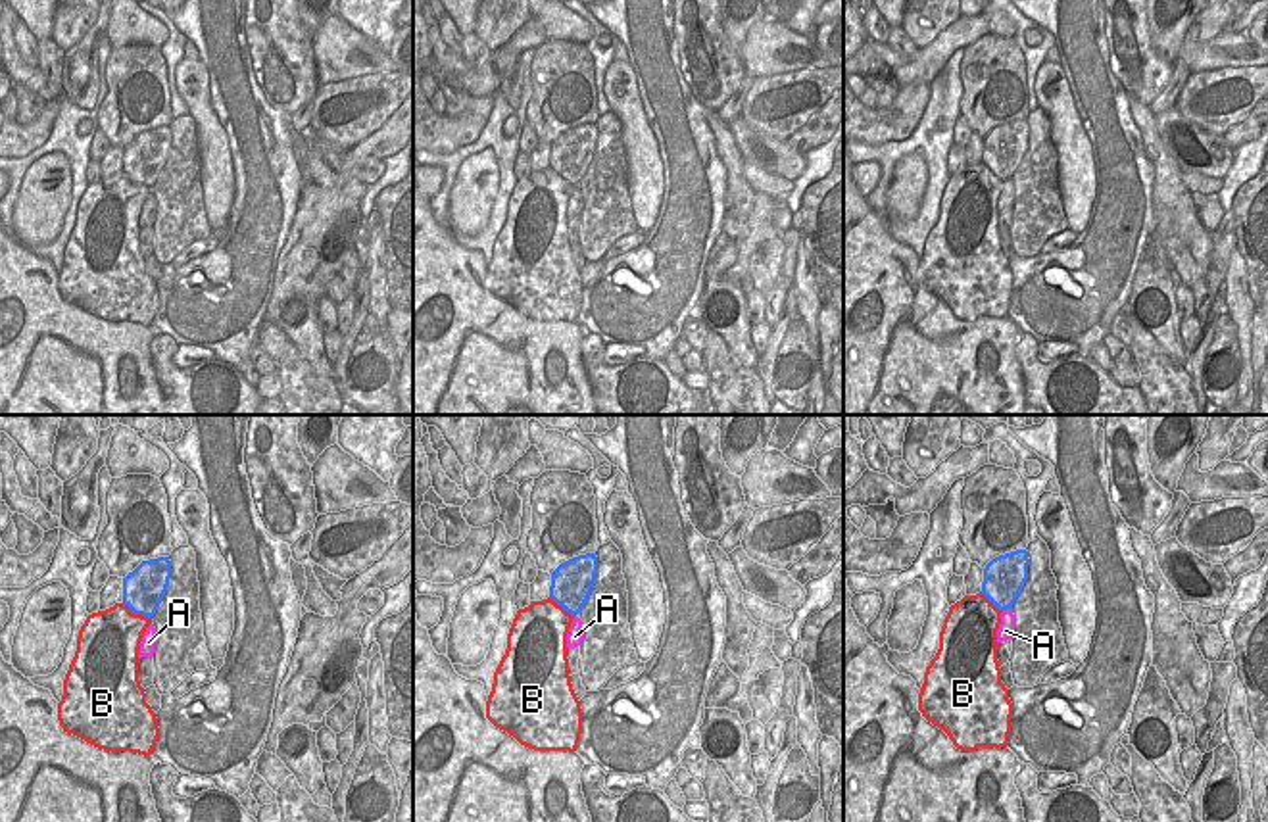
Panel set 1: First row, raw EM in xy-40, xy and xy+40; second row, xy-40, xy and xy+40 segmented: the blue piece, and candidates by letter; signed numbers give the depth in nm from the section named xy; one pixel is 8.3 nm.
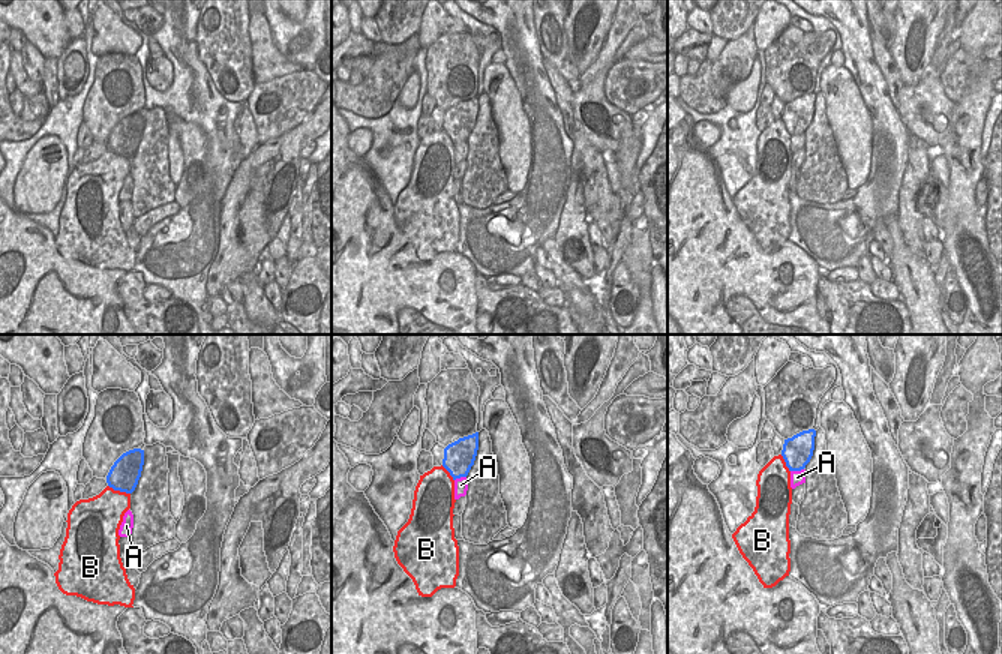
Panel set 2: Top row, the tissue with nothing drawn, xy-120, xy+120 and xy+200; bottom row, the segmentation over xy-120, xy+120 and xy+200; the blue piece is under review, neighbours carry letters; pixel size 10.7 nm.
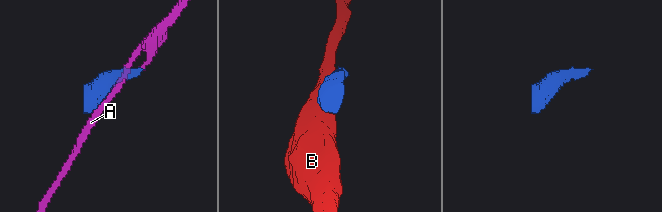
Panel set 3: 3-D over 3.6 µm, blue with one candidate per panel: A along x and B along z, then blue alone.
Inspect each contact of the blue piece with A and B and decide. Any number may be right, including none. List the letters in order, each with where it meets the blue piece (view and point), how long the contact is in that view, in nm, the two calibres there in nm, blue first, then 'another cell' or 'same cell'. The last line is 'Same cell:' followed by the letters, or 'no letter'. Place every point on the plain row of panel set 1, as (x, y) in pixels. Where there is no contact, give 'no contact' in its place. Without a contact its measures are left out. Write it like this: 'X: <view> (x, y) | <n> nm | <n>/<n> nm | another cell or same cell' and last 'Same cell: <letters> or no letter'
A: xy+40 (1007, 177) | 90 nm | 360/130 nm | same cell
B: xy-40 (137, 183) | 280 nm | 360/440 nm | another cell
Same cell: A

